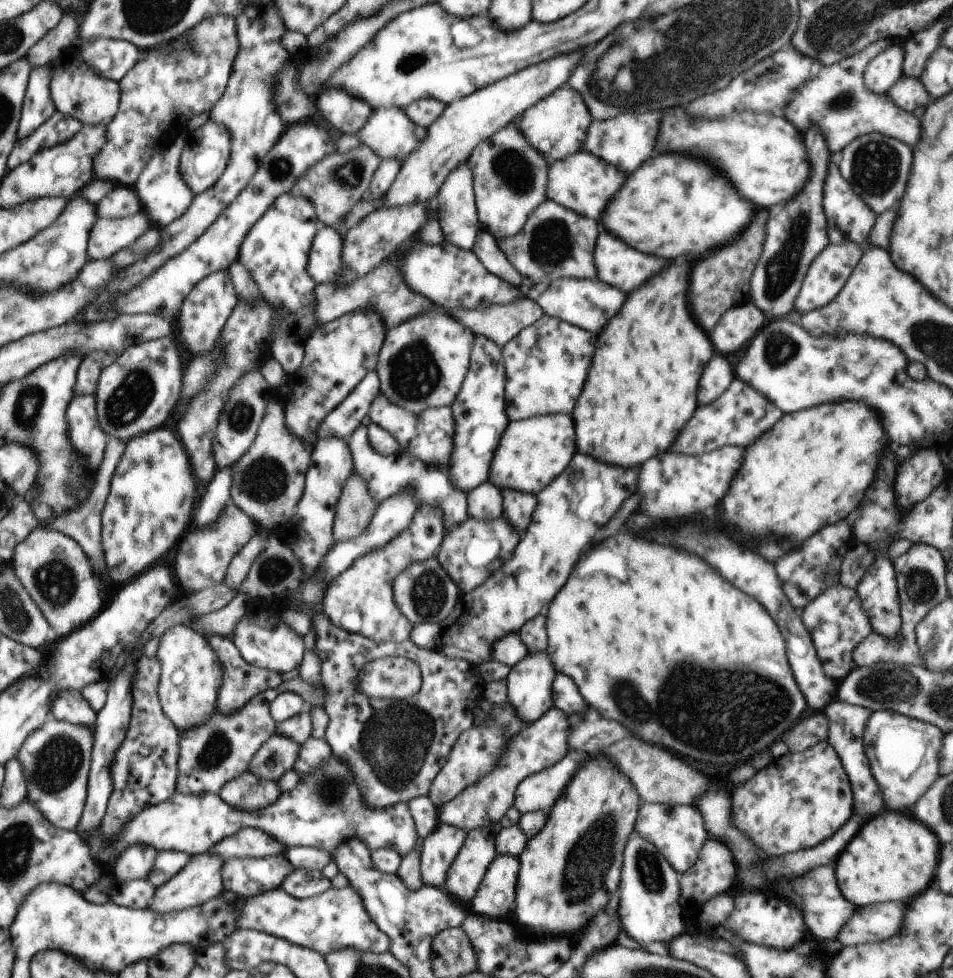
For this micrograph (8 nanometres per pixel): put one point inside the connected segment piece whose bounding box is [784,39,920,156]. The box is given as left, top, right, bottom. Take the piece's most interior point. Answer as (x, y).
(837, 100)

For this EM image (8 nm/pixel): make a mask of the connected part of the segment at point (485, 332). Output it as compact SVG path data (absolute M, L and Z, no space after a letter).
M519 295L519 299L512 304L497 305L494 307L486 307L478 310L470 310L464 312L463 308L460 310L452 310L452 314L465 327L468 327L472 333L478 336L485 336L488 340L496 343L496 346L502 348L508 344L523 328L534 324L543 315L543 310L540 305L527 296Z

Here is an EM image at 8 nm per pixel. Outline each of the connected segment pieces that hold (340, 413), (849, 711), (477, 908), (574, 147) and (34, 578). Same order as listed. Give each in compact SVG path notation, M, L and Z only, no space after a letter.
M373 370L368 372L356 388L325 416L315 430L316 440L326 437L342 439L352 434L364 420L378 393L380 393L380 380L377 371Z
M836 698L822 712L829 722L827 741L837 752L852 787L854 810L862 816L876 816L884 808L883 792L881 788L878 788L878 783L873 777L863 743L863 732L868 719L871 717L871 711Z
M496 855L490 863L474 898L468 903L470 912L490 919L508 919L515 906L515 890L519 875L519 857Z
M558 88L552 92L552 96L546 96L538 104L522 112L522 118L518 122L518 132L550 163L562 160L580 150L590 120L592 120L591 114L584 106L582 98L570 88Z
M34 529L24 542L16 546L10 564L51 623L53 636L67 637L104 610L104 602L94 580L94 568L90 568L88 556L80 548L79 541L60 532Z

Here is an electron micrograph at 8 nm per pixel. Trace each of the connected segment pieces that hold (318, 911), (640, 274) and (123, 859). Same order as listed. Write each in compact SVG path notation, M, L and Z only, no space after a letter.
M350 885L339 889L331 886L326 892L305 899L290 896L282 887L256 896L241 896L240 899L237 898L238 895L228 894L226 890L222 894L229 903L241 904L237 928L267 932L323 956L343 949L377 955L389 952L390 939L370 918L360 895Z
M604 230L600 231L596 239L593 255L595 278L622 290L624 294L632 292L666 266L666 260L632 250Z
M131 845L109 869L118 881L146 879L155 866L157 852L151 846Z

